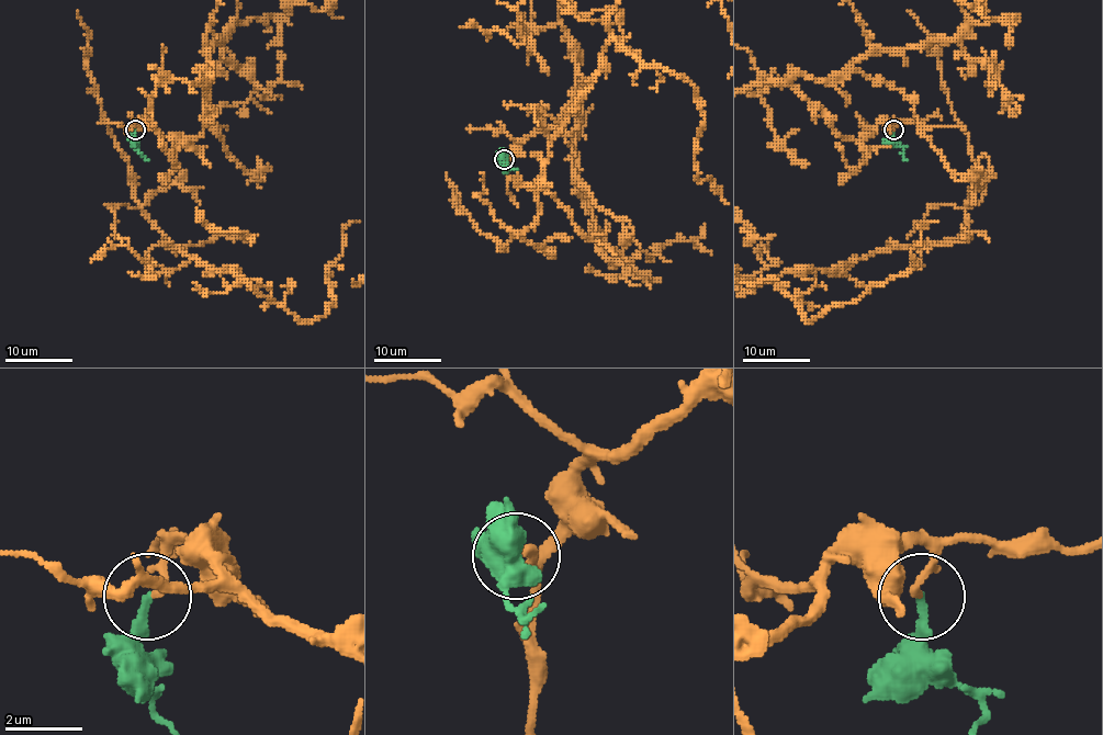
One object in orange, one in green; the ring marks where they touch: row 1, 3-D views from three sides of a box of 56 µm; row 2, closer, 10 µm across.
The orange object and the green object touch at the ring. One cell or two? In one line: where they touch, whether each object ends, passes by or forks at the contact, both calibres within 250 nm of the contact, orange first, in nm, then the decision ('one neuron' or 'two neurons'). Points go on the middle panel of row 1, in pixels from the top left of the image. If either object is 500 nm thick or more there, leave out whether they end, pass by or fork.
at (504, 159); orange passes by; green ends there; 150 nm thick on the orange side, 240 nm on the other; one neuron

